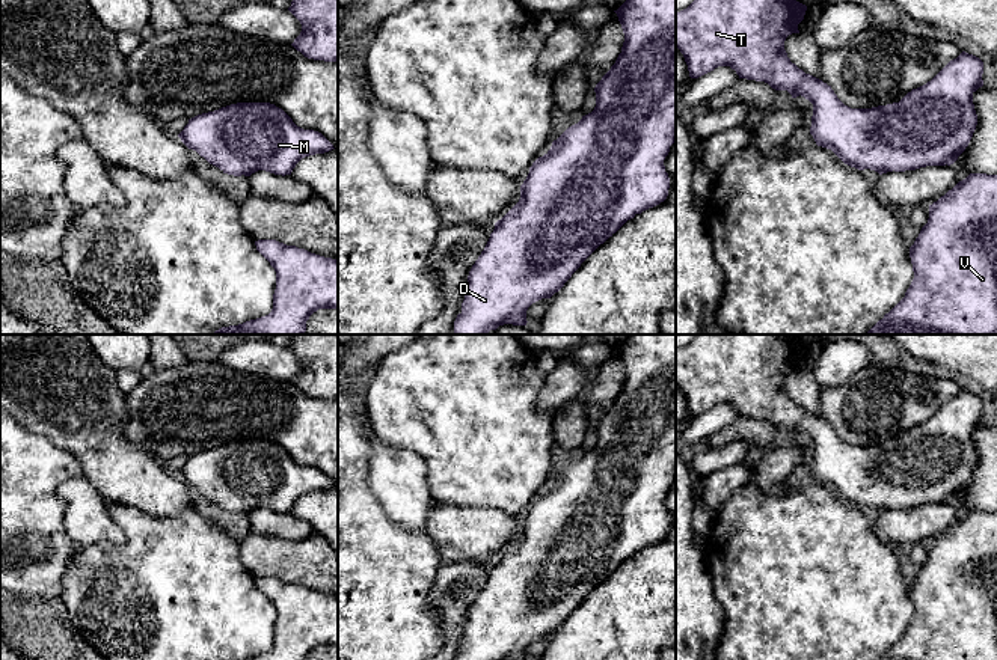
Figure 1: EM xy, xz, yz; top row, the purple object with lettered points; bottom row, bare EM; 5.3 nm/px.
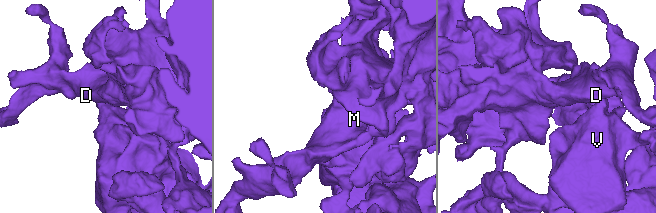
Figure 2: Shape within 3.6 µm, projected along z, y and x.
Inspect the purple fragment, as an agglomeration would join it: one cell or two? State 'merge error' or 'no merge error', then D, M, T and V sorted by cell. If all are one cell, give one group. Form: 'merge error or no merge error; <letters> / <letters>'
no merge error; D M T V

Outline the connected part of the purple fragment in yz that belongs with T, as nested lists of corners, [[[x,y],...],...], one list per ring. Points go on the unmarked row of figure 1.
[[[697,335],[686,347],[676,351],[676,384],[680,387],[680,390],[685,395],[691,416],[698,416],[713,408],[718,404],[730,404],[732,407],[736,408],[739,416],[765,419],[775,428],[787,428],[792,432],[792,435],[796,435],[801,432],[805,437],[808,437],[813,442],[810,472],[813,473],[816,482],[831,487],[845,502],[851,505],[855,505],[858,508],[870,506],[882,512],[893,508],[905,509],[905,508],[916,508],[926,503],[953,502],[968,484],[977,463],[977,452],[973,442],[973,431],[983,423],[983,417],[982,417],[983,399],[979,395],[962,389],[956,396],[950,398],[931,419],[928,419],[926,422],[917,426],[913,426],[899,440],[878,443],[872,446],[851,446],[837,435],[831,423],[828,423],[827,420],[824,420],[822,417],[810,411],[805,411],[787,395],[787,390],[784,387],[784,378],[789,372],[799,371],[798,362],[804,357],[805,348],[807,348],[807,344],[793,338],[792,335]]]

